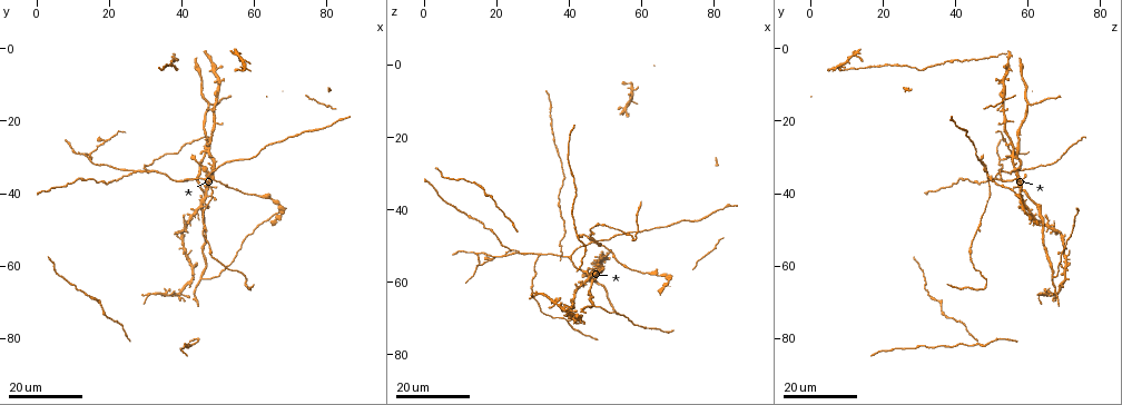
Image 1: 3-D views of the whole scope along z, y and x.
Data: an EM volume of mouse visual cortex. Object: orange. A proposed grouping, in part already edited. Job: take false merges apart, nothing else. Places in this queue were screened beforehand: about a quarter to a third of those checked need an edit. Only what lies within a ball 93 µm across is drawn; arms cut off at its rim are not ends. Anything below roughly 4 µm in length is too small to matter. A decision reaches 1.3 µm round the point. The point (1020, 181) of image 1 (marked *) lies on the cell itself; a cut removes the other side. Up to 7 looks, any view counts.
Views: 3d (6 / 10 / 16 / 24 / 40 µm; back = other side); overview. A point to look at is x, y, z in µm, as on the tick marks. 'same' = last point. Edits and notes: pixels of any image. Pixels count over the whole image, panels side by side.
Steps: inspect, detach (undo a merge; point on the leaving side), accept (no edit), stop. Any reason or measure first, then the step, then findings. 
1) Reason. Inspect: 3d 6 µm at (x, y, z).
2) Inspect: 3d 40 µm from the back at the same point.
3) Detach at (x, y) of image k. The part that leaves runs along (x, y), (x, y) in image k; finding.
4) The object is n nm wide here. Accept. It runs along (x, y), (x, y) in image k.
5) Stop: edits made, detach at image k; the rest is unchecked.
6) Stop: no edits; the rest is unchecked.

Two arms in line, one across. Inspect: 3d 24 µm at (48.0, 15.5, 60.0).

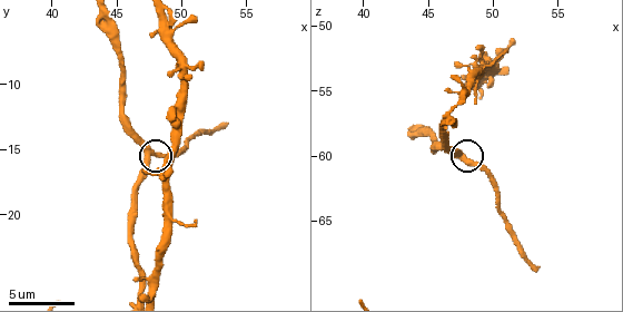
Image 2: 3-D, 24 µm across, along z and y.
Inspect: 3d 6 µm at (47.8, 15.2, 60.2).

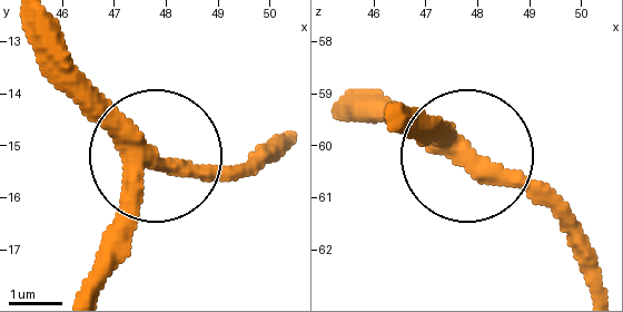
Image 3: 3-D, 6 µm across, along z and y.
Other side. Inspect: 3d 6 µm from the back at (47.75, 15.30, 60.25).

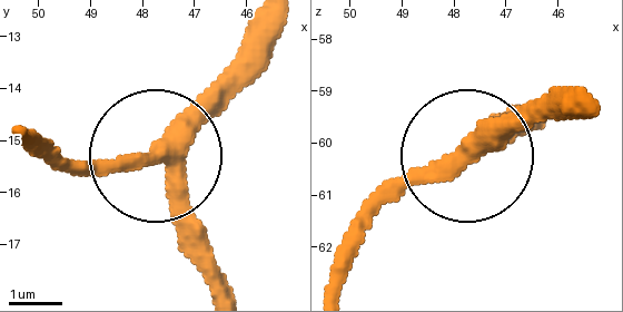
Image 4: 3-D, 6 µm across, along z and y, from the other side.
The object is 330 nm wide here. Accept. One cell here.

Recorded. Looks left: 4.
Three-way junction. Inspect: 3d 24 µm at (27.0, 33.5, 52.0).

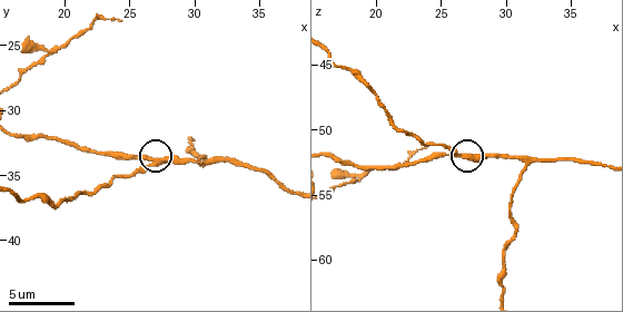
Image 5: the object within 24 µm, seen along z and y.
Zoom in. Inspect: 3d 6 µm at (26.4, 34.2, 52.2).

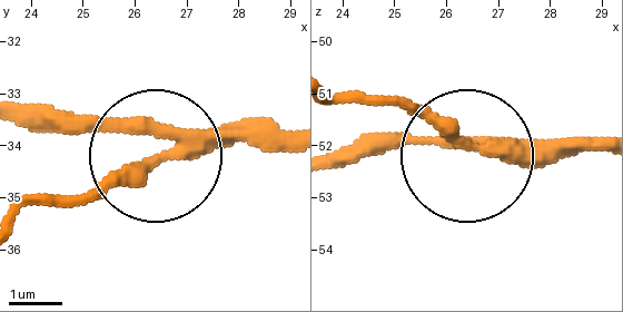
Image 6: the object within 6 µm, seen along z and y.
3 arms meet here. Detach at (144, 171) of image 6. The part that leaves runs along (209, 134), (80, 196), (28, 205) in image 6; a second cell is stuck on.

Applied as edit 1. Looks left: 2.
Stop: edits made, detach at image 6; the rest is unchecked.

